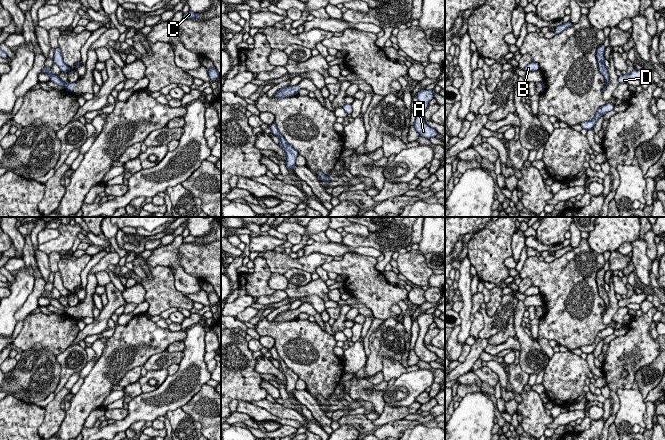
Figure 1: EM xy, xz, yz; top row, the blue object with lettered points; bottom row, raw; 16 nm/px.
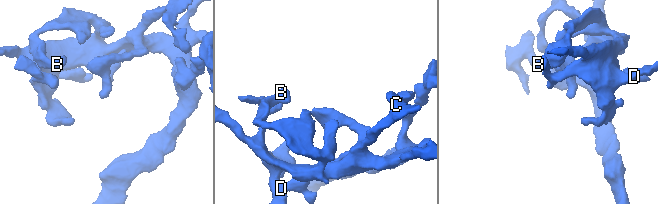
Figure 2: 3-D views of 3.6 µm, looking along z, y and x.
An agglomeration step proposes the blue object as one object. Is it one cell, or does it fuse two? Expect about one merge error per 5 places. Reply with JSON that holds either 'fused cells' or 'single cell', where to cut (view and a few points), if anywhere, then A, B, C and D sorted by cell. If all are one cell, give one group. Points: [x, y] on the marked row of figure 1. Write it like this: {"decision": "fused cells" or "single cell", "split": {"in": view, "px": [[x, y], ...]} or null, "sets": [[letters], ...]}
{"decision": "single cell", "split": null, "sets": [["A", "B", "C", "D"]]}

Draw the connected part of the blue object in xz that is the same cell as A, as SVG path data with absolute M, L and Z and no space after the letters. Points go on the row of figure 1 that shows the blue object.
M422 90L419 91L417 94L417 99L419 101L419 111L417 117L414 122L414 128L419 133L420 137L430 139L436 137L438 132L428 126L424 121L424 114L426 109L429 106L429 102L434 98L434 91L433 90Z

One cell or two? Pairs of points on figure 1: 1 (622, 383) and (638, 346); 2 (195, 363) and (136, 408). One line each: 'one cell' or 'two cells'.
1: one cell
2: one cell

